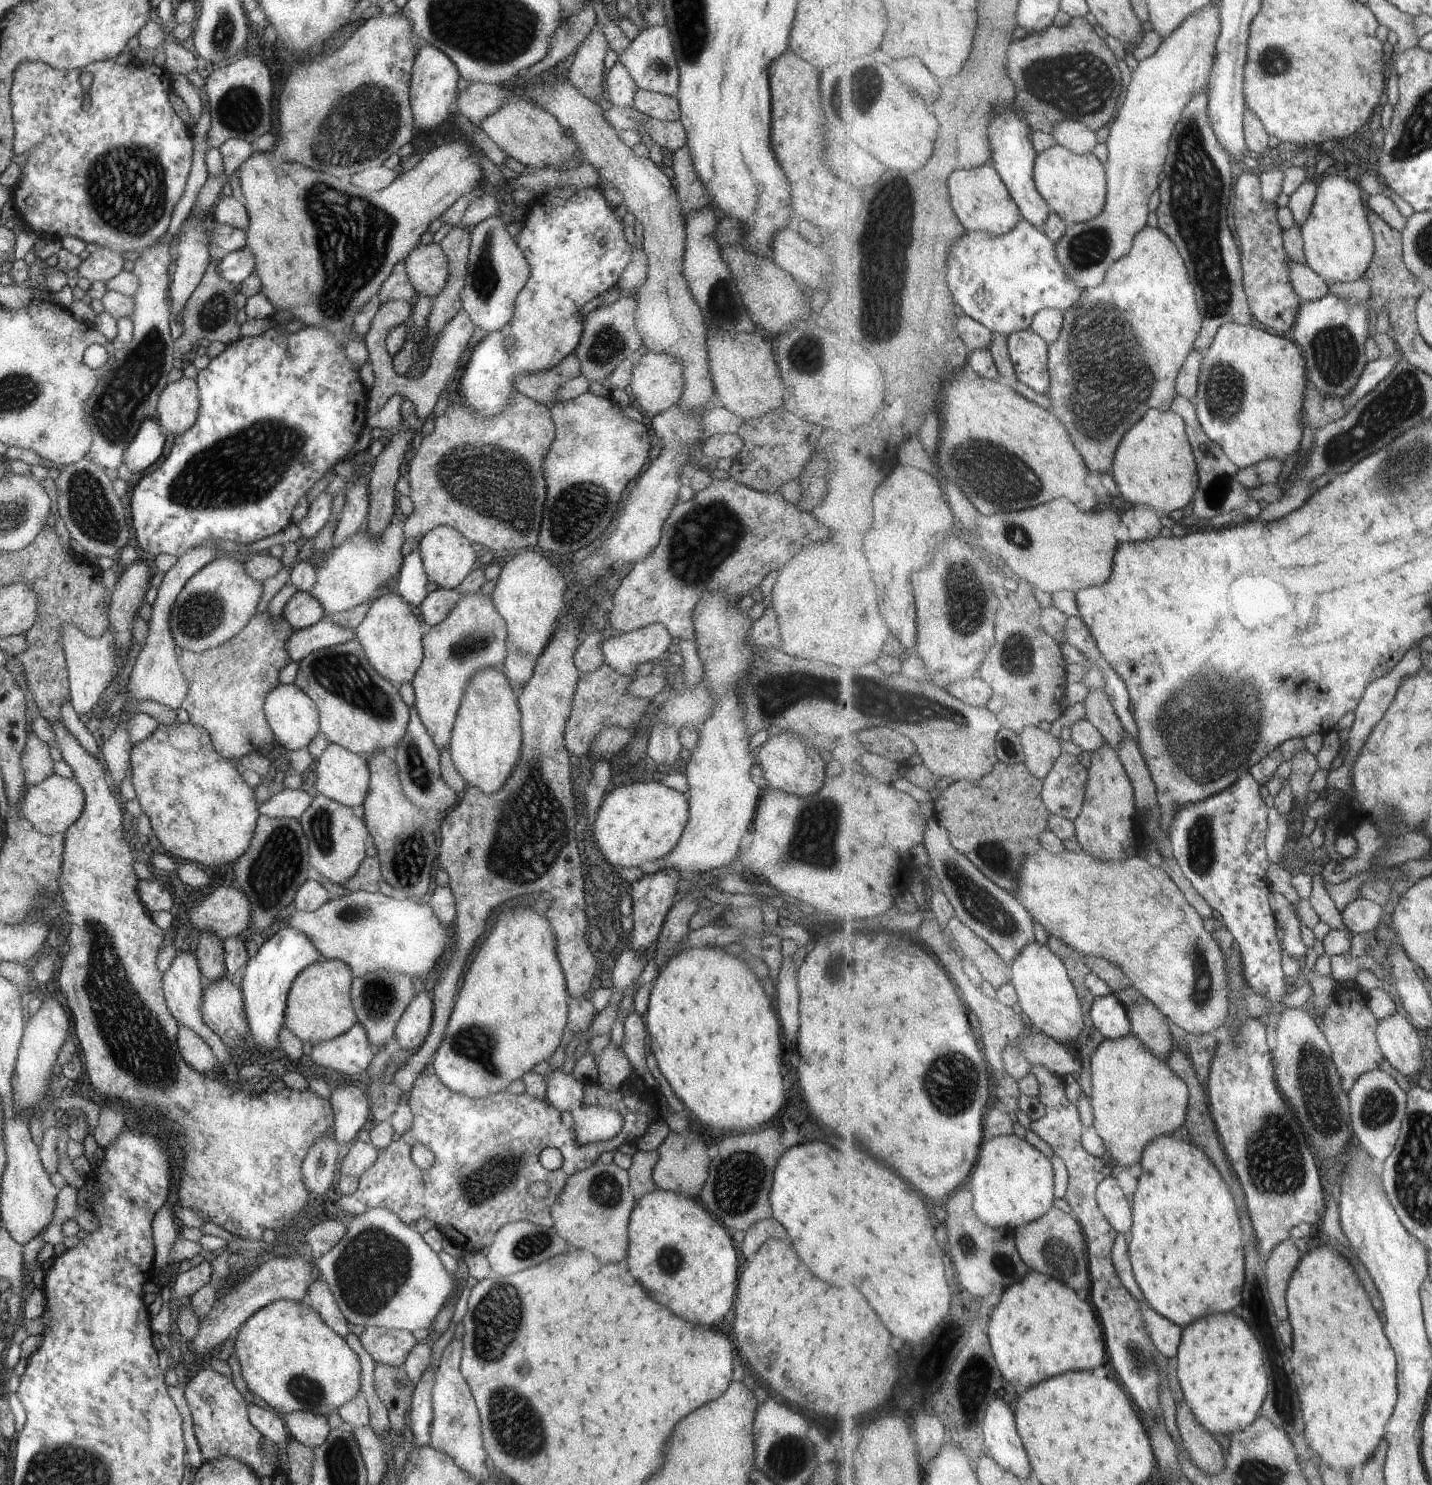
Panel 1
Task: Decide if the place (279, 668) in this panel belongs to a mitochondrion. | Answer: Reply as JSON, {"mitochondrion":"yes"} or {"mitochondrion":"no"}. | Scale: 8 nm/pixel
{"mitochondrion":"no"}

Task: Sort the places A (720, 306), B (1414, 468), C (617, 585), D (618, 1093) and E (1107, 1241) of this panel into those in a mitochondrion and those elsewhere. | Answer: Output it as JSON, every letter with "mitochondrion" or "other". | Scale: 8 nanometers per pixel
{"A":"mitochondrion","B":"mitochondrion","C":"other","D":"other","E":"other"}

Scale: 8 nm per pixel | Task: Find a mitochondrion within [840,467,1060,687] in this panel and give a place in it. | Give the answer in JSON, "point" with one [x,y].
{"point":[969,605]}

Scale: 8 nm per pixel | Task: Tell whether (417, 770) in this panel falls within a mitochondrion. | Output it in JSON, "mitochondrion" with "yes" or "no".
{"mitochondrion":"yes"}

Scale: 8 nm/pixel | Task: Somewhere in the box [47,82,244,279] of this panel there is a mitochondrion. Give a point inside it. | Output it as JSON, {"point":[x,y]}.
{"point":[128,192]}

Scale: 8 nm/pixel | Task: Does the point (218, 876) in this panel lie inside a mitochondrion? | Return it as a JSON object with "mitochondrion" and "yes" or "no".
{"mitochondrion":"no"}

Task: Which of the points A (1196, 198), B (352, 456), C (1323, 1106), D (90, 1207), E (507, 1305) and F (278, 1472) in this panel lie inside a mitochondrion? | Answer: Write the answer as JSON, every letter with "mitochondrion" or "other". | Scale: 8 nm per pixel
{"A":"mitochondrion","B":"other","C":"mitochondrion","D":"other","E":"mitochondrion","F":"other"}

